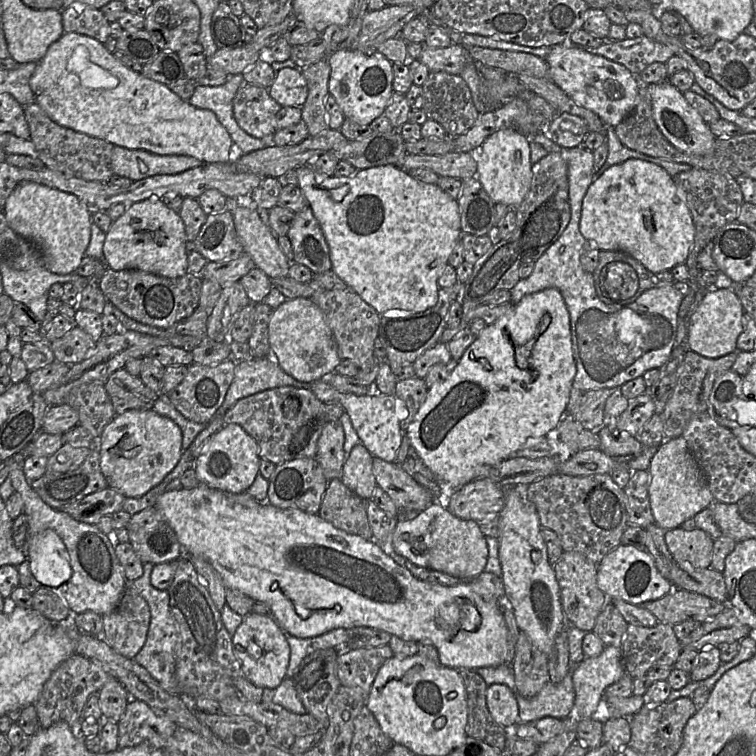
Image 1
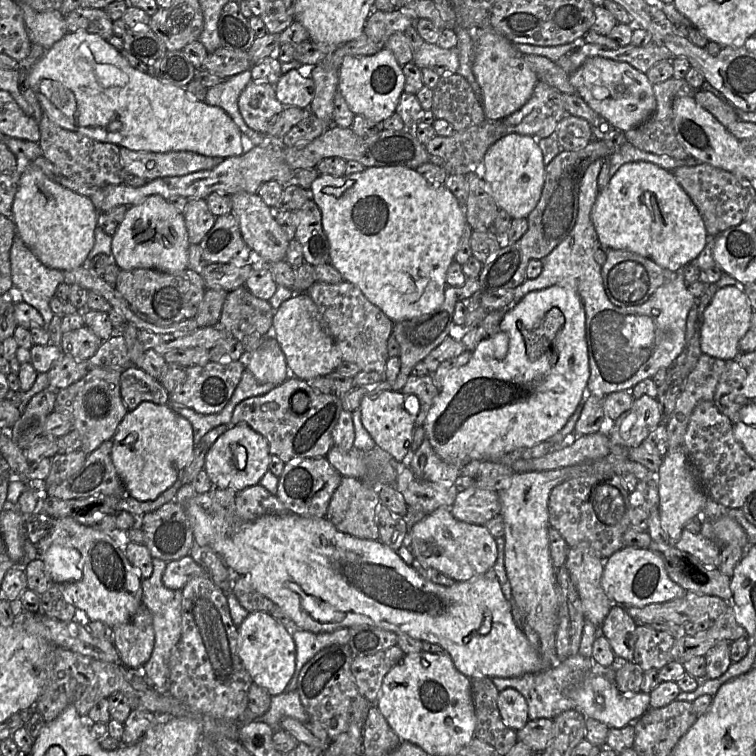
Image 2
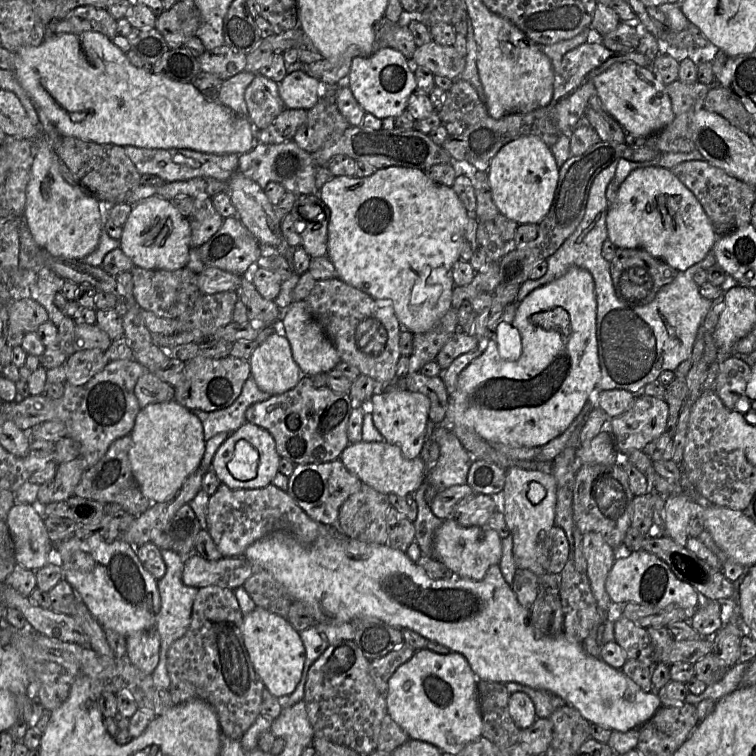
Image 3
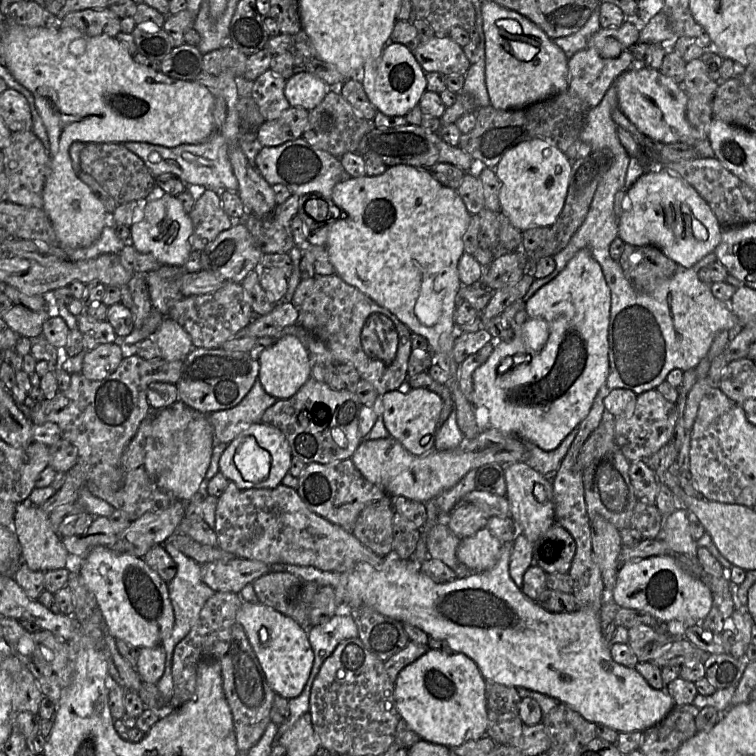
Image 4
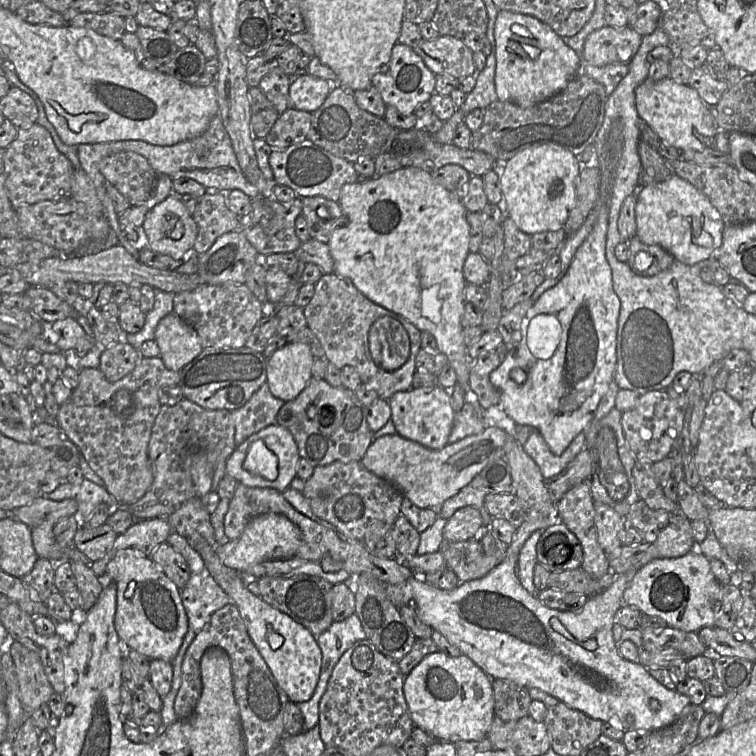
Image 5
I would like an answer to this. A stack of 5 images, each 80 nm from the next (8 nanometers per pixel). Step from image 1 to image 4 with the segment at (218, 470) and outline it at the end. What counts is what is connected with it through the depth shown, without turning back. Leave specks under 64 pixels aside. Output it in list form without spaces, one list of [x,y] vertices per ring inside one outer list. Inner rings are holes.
[[[252,424],[227,444],[219,458],[219,473],[240,489],[272,489],[281,485],[292,459],[287,439],[278,428]]]

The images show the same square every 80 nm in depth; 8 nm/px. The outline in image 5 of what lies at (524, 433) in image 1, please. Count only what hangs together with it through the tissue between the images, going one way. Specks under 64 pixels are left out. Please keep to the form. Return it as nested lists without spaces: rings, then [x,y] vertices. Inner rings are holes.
[[[614,128],[610,135],[610,151],[602,160],[597,156],[600,171],[598,219],[587,238],[578,248],[562,279],[546,290],[523,318],[521,340],[515,347],[508,347],[502,363],[490,374],[490,381],[500,393],[497,407],[515,423],[535,428],[544,438],[550,451],[562,454],[572,440],[590,424],[601,398],[609,390],[616,369],[616,344],[618,317],[621,302],[613,289],[612,271],[606,258],[608,229],[608,191],[613,185],[620,157],[624,151],[623,128]]]

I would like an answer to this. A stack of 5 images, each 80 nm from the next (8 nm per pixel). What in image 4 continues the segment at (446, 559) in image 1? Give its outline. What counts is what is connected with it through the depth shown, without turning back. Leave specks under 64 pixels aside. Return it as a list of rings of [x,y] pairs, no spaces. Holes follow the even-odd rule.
[[[486,527],[473,536],[461,539],[457,558],[472,573],[482,573],[497,564],[501,549],[502,542]]]

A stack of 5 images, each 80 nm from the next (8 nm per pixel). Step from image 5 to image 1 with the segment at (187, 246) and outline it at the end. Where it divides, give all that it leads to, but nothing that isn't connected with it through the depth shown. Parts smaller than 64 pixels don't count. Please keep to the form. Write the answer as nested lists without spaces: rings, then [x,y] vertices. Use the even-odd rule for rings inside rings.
[[[160,197],[131,203],[117,220],[112,222],[103,245],[106,264],[113,270],[140,270],[167,278],[181,277],[187,273],[186,235],[184,223],[178,213],[168,208]]]

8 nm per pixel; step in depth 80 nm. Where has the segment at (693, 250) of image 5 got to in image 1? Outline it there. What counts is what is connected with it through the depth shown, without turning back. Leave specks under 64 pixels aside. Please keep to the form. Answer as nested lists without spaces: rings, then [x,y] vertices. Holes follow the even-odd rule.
[[[628,159],[604,170],[589,186],[582,202],[579,229],[589,244],[627,253],[651,272],[684,264],[695,237],[685,194],[674,177],[657,164]]]

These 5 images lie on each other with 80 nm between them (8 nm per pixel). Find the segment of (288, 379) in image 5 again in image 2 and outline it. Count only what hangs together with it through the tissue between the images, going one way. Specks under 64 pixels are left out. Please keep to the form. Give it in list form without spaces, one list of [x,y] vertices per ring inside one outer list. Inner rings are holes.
[[[272,332],[251,354],[247,354],[247,369],[261,383],[280,385],[290,376],[285,355]]]

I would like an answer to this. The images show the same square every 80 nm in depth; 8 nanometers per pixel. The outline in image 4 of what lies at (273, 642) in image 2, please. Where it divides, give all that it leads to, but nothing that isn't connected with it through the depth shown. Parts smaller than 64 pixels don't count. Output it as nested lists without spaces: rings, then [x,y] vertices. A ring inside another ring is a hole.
[[[242,602],[237,620],[243,626],[273,691],[287,699],[298,697],[306,686],[314,662],[314,651],[308,639],[308,629],[259,602]]]

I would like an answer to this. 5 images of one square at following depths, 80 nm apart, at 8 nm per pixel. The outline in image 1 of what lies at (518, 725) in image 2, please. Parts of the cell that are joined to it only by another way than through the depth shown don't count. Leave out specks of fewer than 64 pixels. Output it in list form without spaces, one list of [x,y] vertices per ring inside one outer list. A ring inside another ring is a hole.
[[[488,685],[486,704],[491,716],[499,725],[510,727],[520,723],[516,696],[506,685]]]

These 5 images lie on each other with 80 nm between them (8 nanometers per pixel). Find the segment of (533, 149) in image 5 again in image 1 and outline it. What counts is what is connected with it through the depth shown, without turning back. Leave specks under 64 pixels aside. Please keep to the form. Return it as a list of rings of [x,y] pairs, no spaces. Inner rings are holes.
[[[515,128],[501,129],[471,151],[477,162],[476,178],[494,203],[516,207],[522,203],[532,182],[531,147],[529,138]]]

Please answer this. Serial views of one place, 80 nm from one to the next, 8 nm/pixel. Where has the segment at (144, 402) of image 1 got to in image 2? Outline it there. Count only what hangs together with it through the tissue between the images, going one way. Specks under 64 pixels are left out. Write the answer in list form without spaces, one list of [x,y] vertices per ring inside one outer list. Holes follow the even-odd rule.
[[[133,365],[124,368],[121,372],[120,393],[128,411],[135,409],[143,402],[168,404],[171,395],[160,380]]]

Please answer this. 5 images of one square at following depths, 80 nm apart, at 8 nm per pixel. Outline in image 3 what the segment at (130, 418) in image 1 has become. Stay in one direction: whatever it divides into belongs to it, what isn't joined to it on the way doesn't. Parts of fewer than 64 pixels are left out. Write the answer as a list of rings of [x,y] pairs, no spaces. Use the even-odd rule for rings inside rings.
[[[174,400],[141,408],[129,435],[132,442],[128,456],[133,476],[152,503],[171,500],[204,456],[206,439],[200,419]]]

